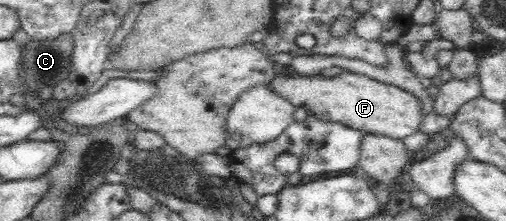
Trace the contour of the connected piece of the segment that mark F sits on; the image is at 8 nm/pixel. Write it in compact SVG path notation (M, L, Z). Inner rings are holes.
M347 71L334 77L277 74L270 83L271 90L296 107L298 114L339 122L365 134L384 135L398 140L420 131L423 115L420 103L413 94L361 74Z

